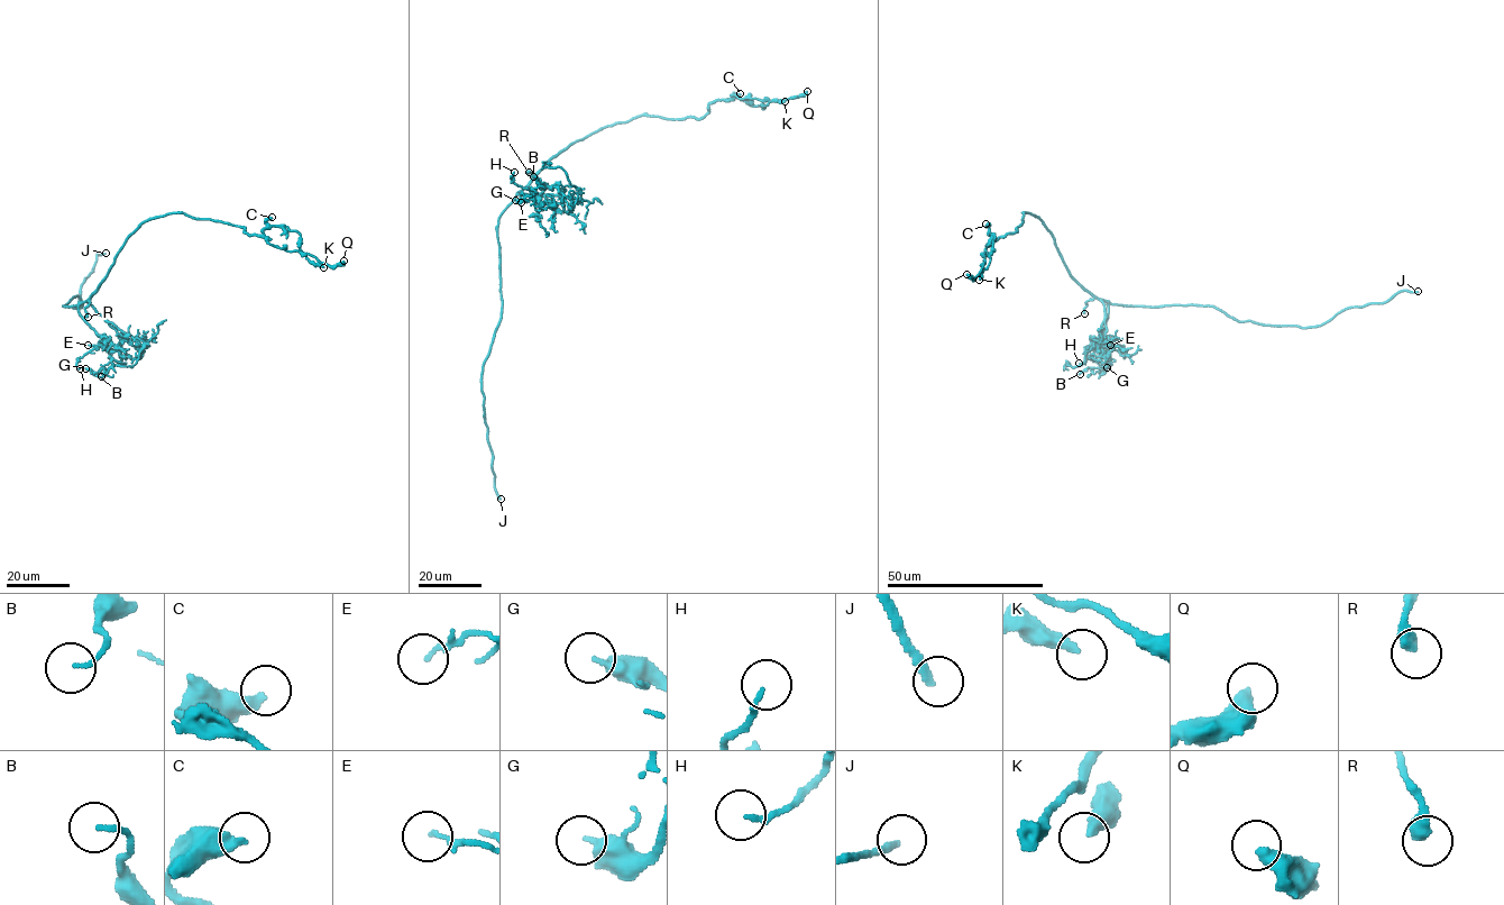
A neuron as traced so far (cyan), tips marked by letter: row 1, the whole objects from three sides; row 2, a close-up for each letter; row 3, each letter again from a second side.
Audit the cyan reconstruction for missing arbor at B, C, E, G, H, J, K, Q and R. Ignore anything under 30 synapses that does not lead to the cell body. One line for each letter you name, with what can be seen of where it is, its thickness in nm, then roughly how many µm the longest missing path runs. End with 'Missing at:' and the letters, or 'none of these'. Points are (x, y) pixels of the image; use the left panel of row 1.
J: place (106, 253); calibre 240 nm; missing 20 µm
Missing at: J

